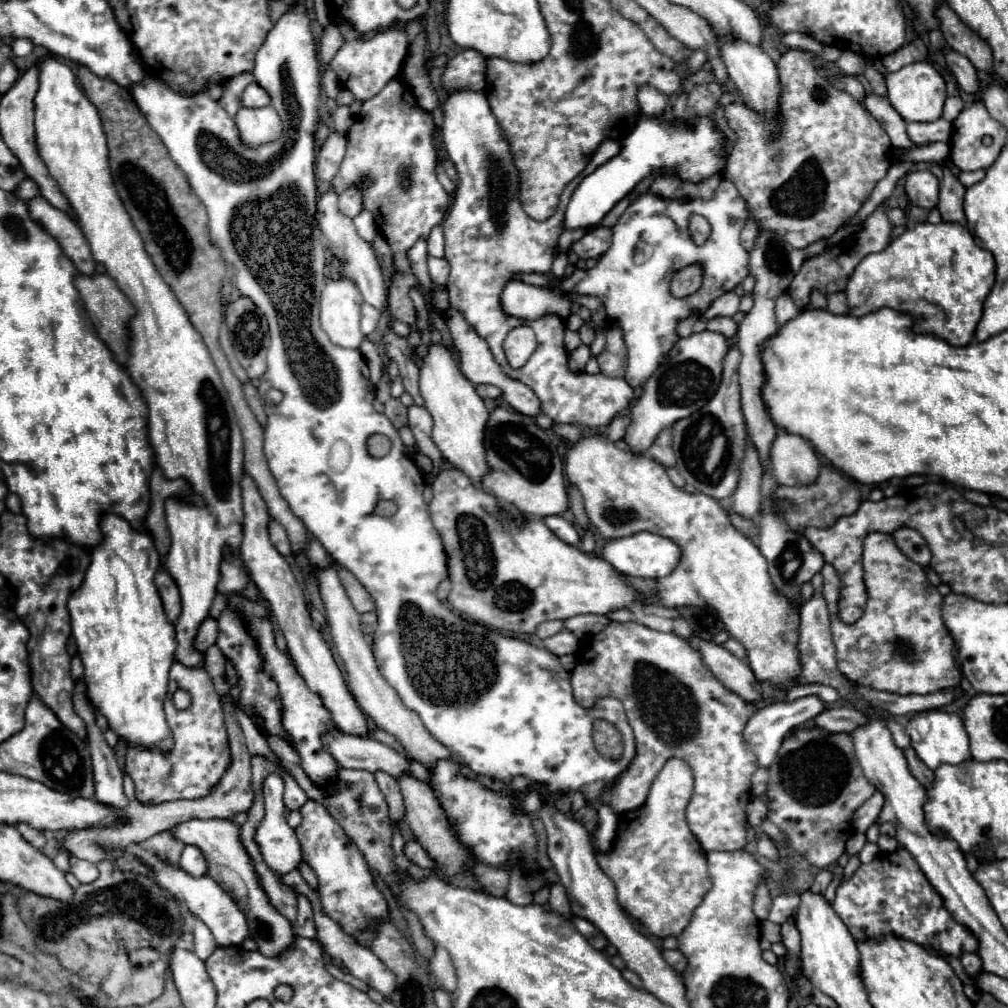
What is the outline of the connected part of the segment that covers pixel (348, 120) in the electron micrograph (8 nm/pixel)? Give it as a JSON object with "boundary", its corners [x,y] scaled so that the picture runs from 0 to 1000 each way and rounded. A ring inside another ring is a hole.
{"boundary":[[[334,105],[330,111],[328,111],[328,117],[330,117],[330,125],[336,133],[344,133],[346,125],[350,123],[350,115],[348,115],[348,109],[346,105]]]}

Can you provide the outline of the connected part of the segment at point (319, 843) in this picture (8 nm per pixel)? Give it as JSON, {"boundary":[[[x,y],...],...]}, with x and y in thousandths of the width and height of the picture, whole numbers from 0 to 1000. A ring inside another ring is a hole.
{"boundary":[[[305,794],[299,800],[301,815],[293,821],[295,833],[301,843],[301,853],[313,863],[316,871],[316,889],[320,903],[338,917],[342,925],[346,925],[354,935],[366,938],[370,927],[360,925],[360,921],[368,921],[372,913],[384,913],[384,895],[380,887],[372,881],[366,859],[356,845],[356,841],[342,829],[340,821],[334,819],[332,812],[318,802],[313,794]]]}

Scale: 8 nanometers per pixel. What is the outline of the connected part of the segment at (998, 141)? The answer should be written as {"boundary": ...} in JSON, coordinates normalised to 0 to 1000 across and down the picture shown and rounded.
{"boundary":[[[967,101],[965,105],[957,107],[945,121],[945,133],[943,133],[943,161],[951,169],[971,169],[981,167],[987,159],[993,147],[999,143],[999,129],[981,115],[977,105],[973,101]]]}

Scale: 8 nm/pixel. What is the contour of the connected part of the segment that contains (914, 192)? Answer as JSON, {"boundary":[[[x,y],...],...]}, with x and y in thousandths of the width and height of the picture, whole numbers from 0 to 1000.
{"boundary":[[[912,169],[900,175],[898,190],[906,202],[918,208],[926,208],[932,196],[932,179],[922,169]]]}

